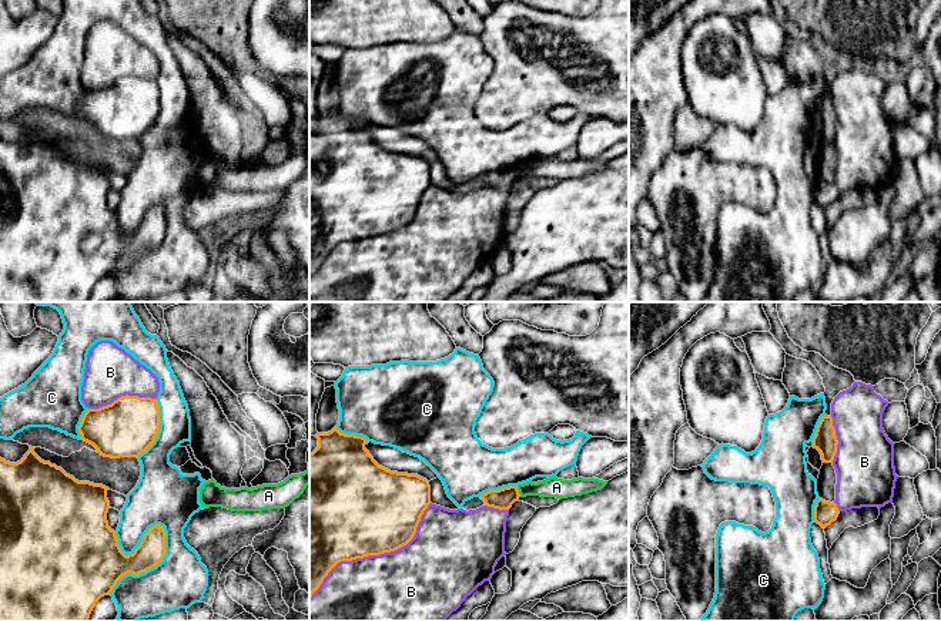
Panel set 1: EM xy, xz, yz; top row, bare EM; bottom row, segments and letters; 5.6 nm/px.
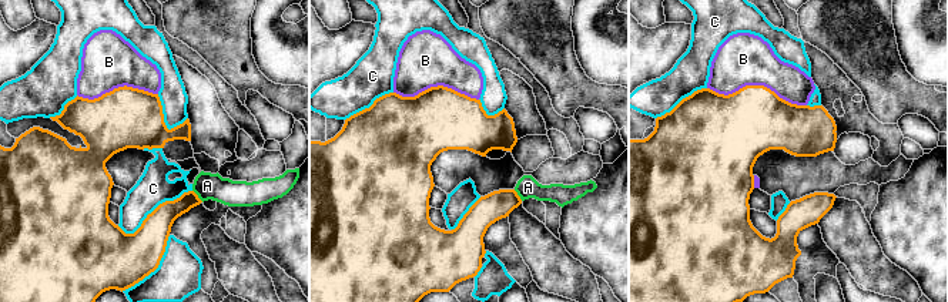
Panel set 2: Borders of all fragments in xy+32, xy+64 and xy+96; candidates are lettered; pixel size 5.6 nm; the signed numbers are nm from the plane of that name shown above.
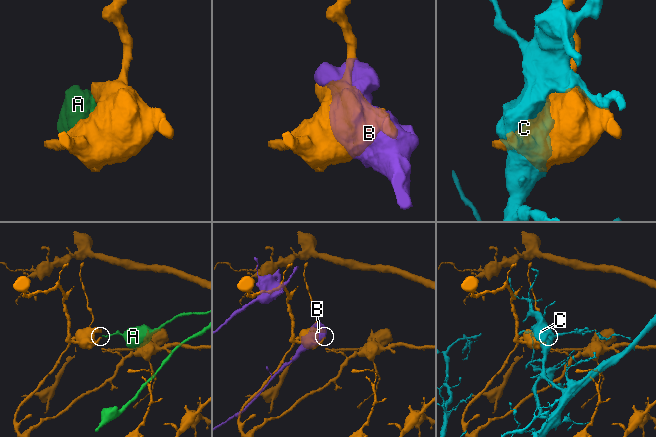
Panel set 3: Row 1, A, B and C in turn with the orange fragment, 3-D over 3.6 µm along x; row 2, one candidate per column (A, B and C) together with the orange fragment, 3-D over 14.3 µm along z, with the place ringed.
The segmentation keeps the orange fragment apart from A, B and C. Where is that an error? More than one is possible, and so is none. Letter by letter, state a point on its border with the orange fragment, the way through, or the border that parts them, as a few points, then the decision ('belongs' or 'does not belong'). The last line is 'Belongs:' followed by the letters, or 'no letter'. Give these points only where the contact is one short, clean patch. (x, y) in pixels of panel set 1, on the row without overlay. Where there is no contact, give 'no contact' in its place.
A: meets orange in xz at (518, 173); border along xz (516, 167), (521, 177); does not belong
B: meets orange in xz at (375, 235); does not belong
C: meets orange in xy at (150, 248); does not belong
Belongs: no letter

